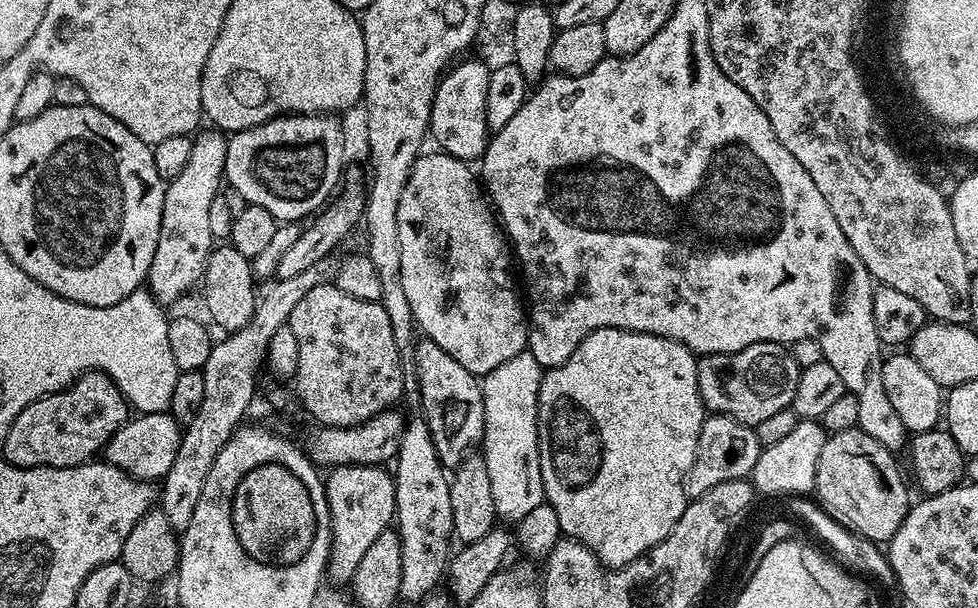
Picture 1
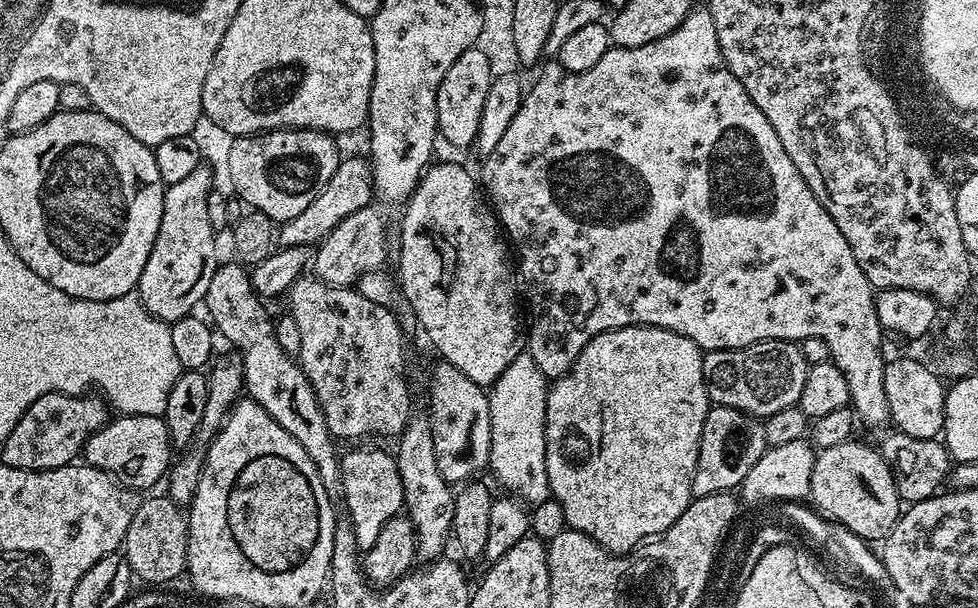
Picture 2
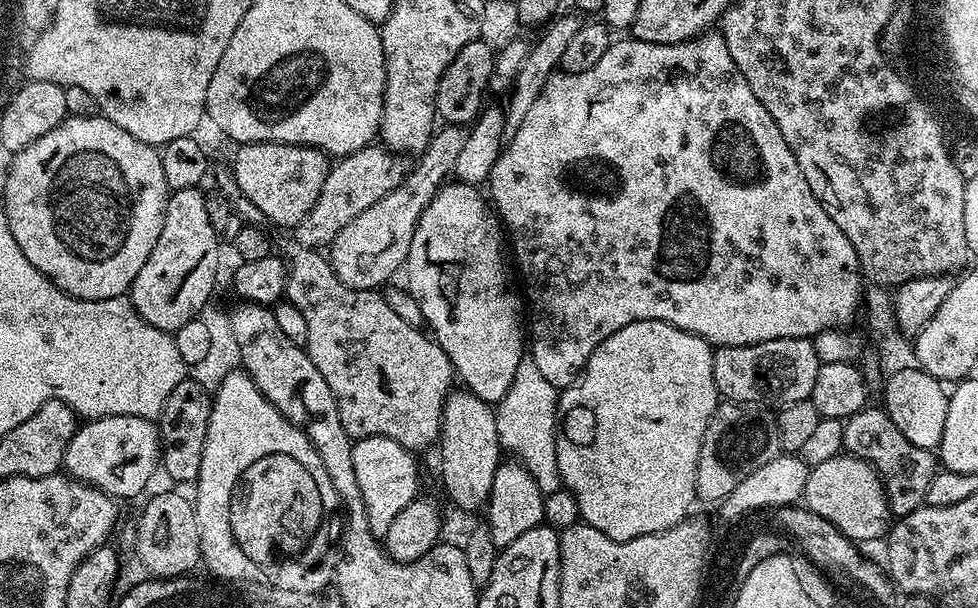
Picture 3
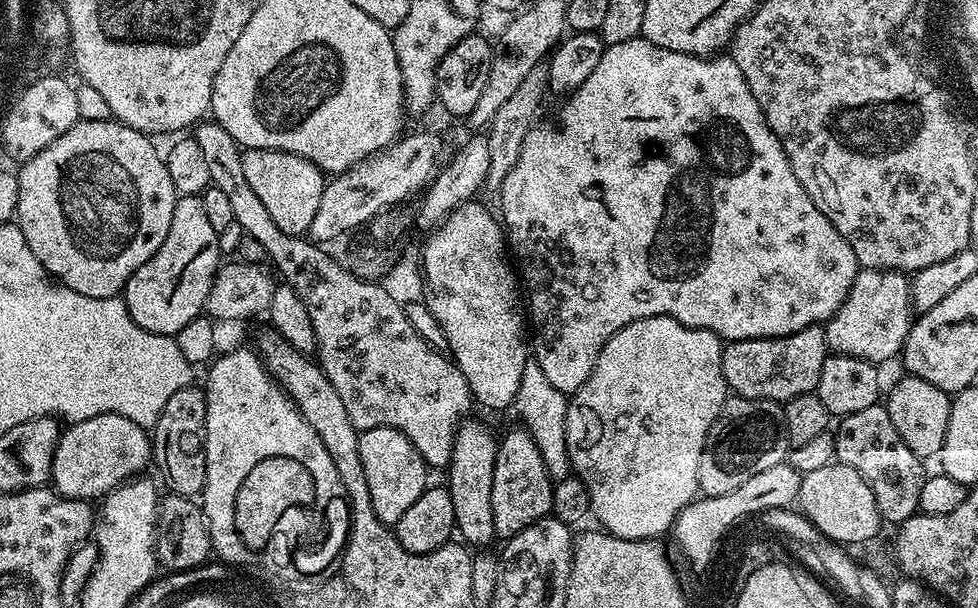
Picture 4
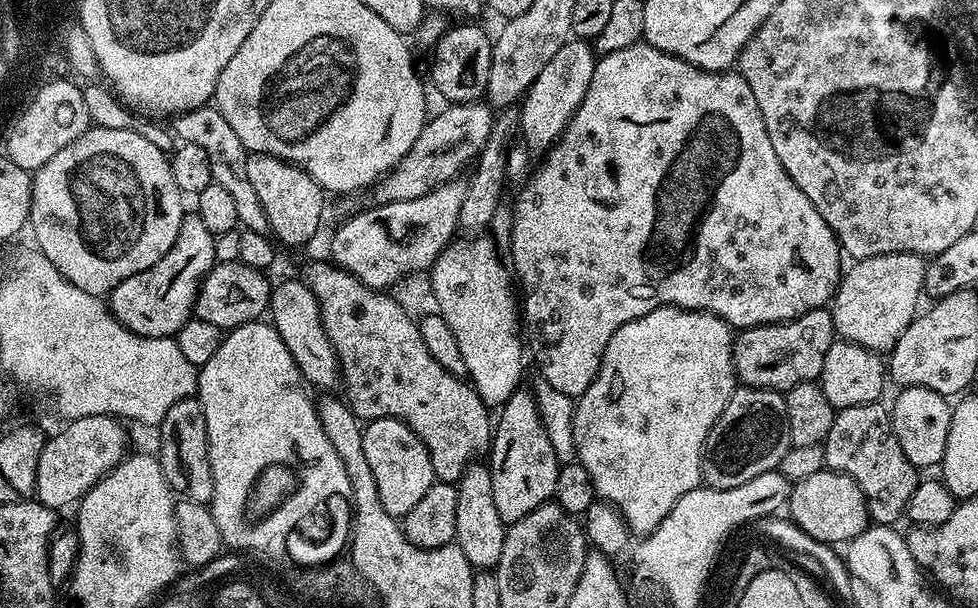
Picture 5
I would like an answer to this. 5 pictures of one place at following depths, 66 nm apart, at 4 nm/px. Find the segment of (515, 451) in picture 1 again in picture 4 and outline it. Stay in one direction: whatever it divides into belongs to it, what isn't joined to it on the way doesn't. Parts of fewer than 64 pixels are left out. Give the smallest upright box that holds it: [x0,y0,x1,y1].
[514,358,572,481]

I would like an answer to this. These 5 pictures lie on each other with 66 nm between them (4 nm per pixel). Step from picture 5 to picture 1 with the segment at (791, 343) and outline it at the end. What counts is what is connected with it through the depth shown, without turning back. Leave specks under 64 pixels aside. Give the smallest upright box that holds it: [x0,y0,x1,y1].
[696,342,801,426]

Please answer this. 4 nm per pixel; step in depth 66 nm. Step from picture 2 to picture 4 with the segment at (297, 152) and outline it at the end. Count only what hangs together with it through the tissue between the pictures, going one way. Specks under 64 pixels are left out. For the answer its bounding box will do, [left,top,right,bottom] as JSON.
[242,148,326,236]

